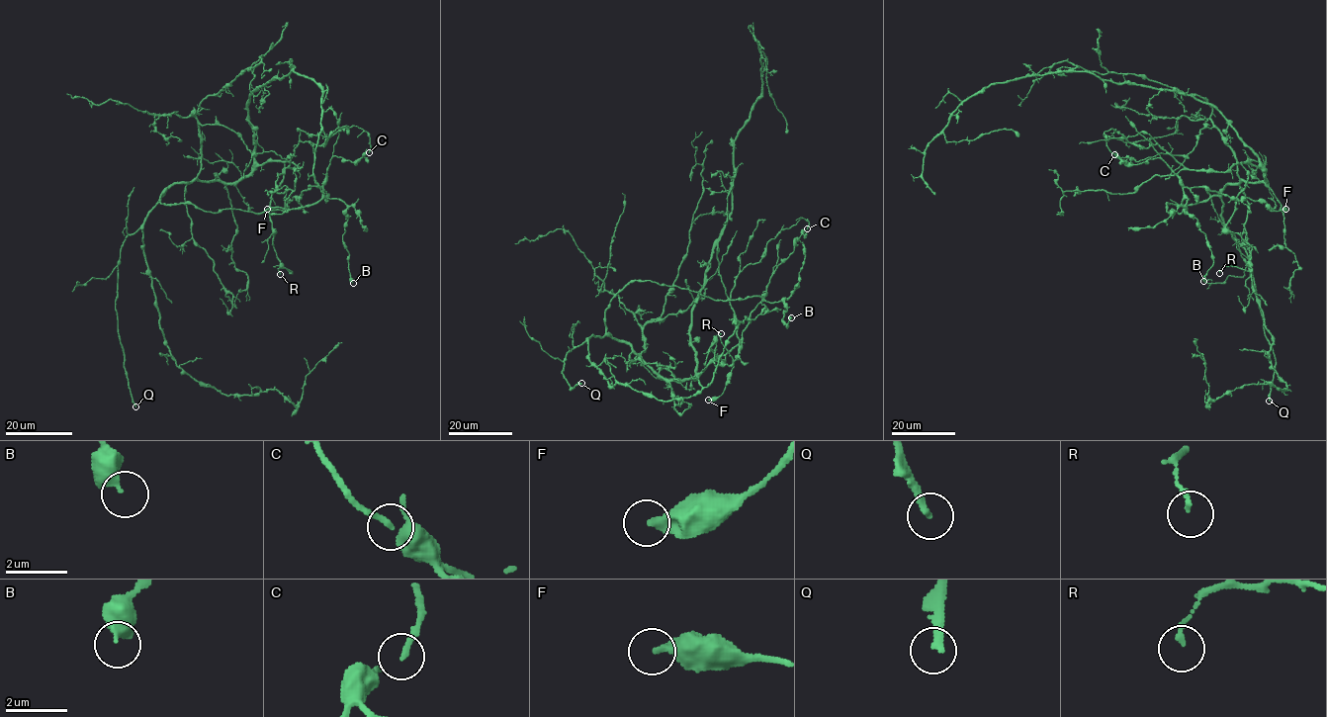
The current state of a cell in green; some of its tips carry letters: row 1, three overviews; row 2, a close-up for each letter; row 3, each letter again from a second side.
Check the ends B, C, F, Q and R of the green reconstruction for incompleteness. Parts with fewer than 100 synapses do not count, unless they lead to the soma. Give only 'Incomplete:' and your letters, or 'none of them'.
Incomplete: Q

